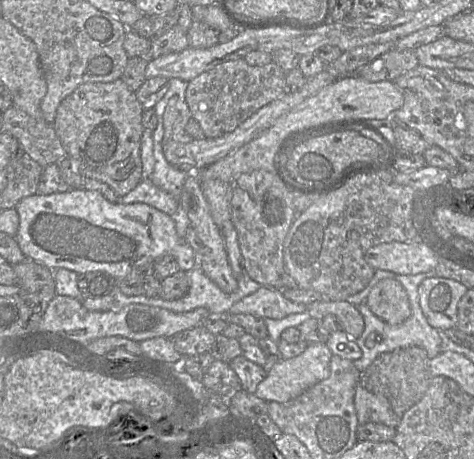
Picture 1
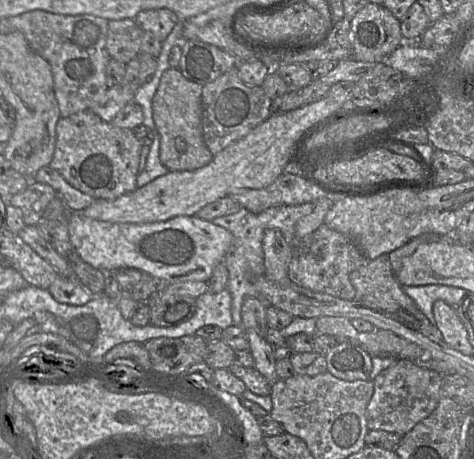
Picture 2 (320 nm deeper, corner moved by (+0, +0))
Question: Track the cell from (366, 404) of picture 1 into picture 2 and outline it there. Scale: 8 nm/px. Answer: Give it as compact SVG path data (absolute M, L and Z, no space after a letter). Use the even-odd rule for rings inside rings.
M399 359L382 370L373 380L373 395L366 407L368 430L383 430L404 436L418 422L428 417L440 398L442 375L422 368L408 359Z

